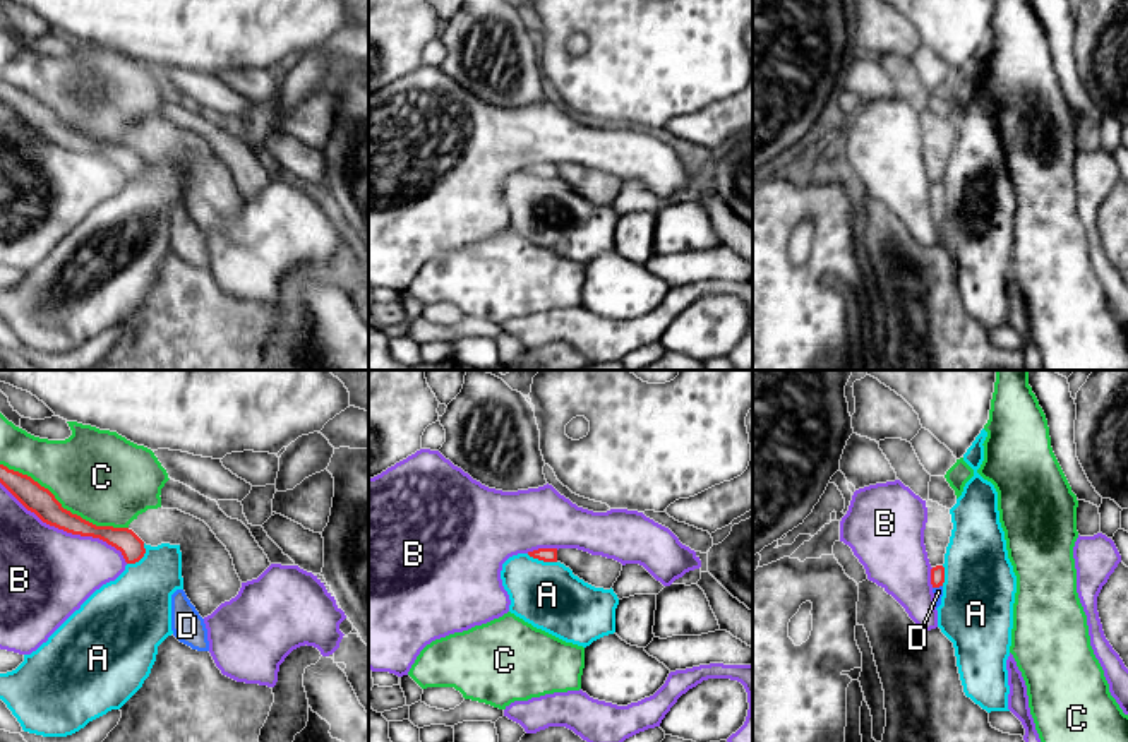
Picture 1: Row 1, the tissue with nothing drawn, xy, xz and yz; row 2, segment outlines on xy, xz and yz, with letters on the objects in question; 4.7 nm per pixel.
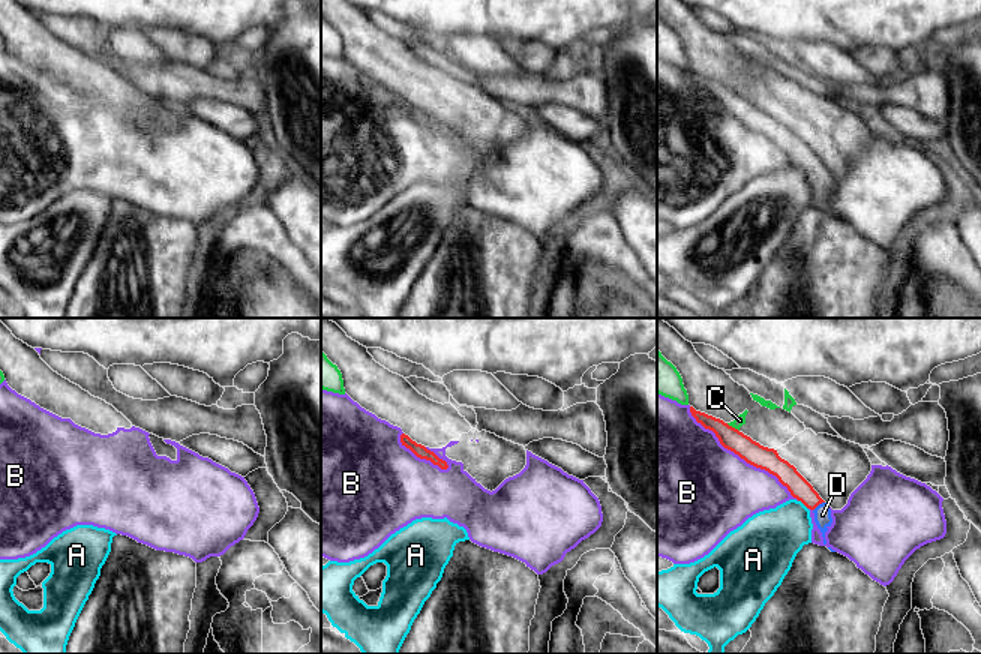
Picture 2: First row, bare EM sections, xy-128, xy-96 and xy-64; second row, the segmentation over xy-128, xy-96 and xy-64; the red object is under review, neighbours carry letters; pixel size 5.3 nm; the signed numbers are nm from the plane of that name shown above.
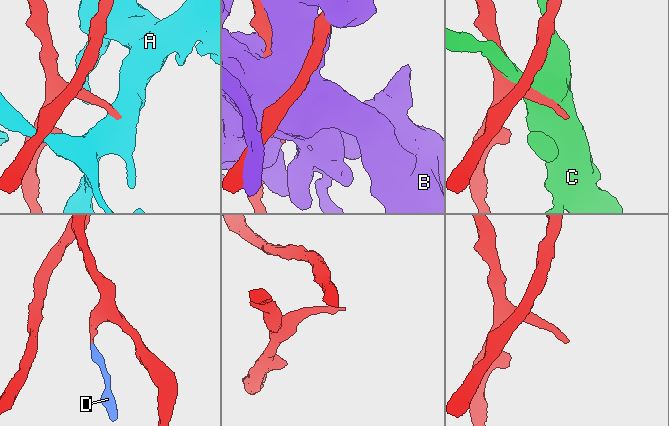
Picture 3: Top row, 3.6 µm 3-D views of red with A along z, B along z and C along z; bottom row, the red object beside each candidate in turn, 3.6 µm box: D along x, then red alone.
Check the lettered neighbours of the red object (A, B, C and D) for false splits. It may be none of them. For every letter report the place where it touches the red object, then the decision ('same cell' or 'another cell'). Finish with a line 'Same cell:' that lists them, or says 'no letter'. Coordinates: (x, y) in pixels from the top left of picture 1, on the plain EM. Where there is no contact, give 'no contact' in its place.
A: contact xy (141, 173); another cell
B: contact xy (66, 146); another cell
C: contact xy (62, 124); another cell
D: contact yz (936, 203); same cell
Same cell: D

